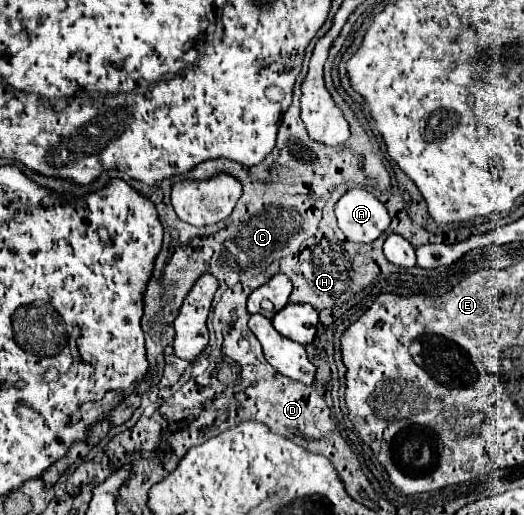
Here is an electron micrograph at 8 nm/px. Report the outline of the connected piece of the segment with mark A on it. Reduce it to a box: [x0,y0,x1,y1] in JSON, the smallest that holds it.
[336,187,390,243]

